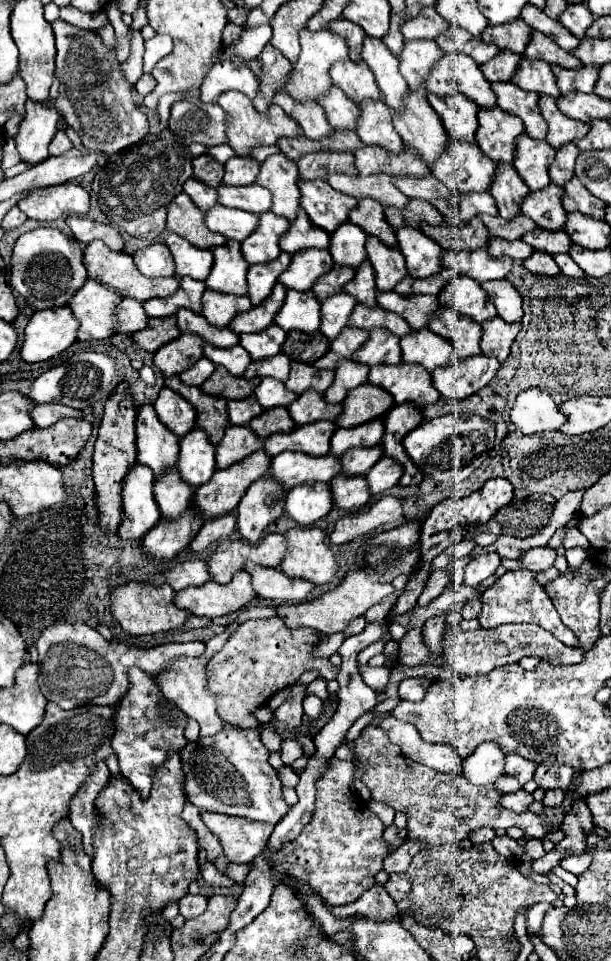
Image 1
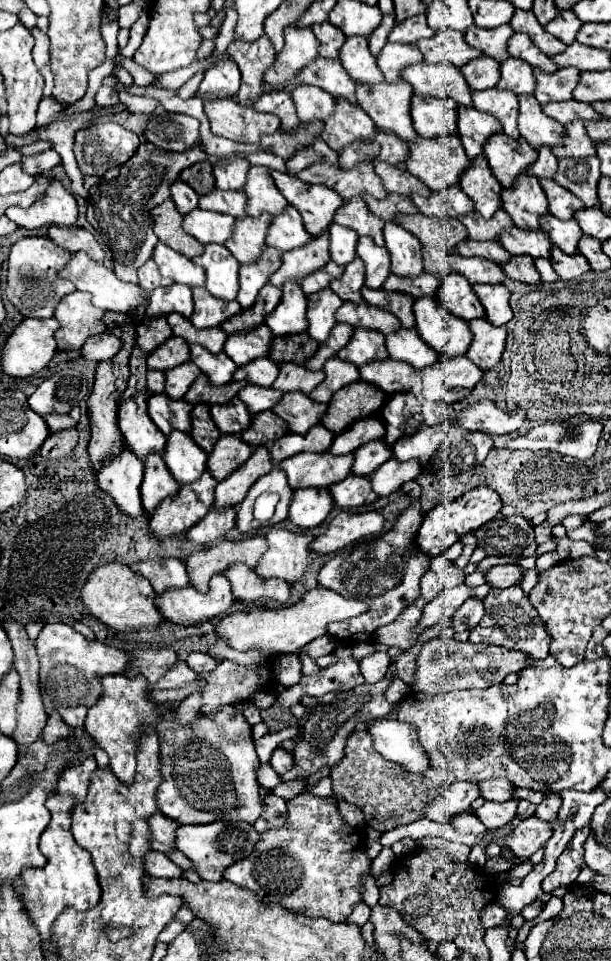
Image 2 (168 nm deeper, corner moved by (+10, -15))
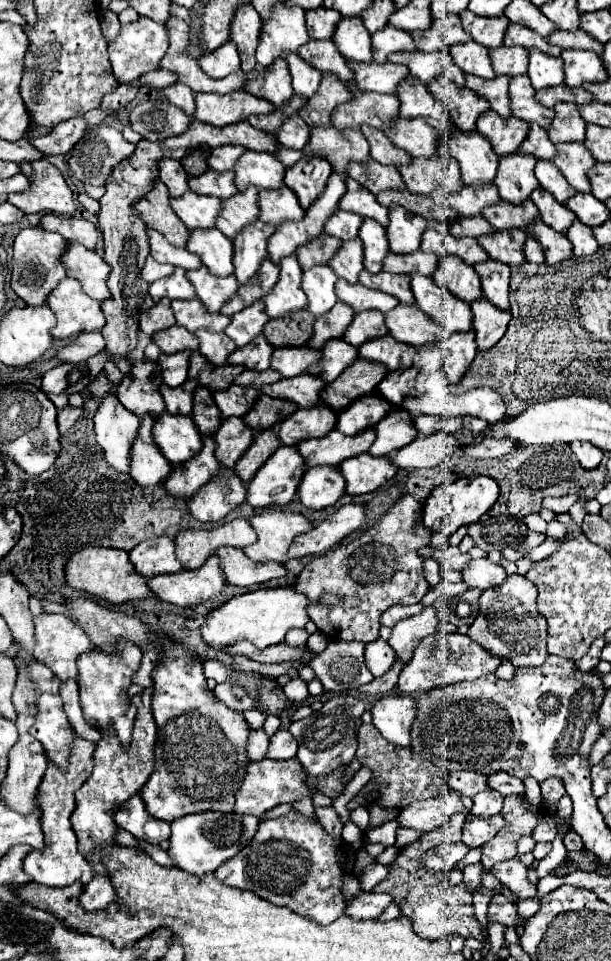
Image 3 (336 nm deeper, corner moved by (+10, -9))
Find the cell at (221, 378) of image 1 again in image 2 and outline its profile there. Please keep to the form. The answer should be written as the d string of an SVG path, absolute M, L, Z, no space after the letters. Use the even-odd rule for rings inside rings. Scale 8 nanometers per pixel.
M200 373L198 379L194 381L194 385L190 385L190 389L188 389L188 393L184 395L184 399L186 399L188 403L192 403L192 405L198 405L198 403L206 403L206 405L216 405L216 403L220 403L220 405L224 405L224 403L228 403L232 397L236 397L242 387L244 387L244 385L238 383L238 381L230 381L230 383L222 385L222 387L214 387L214 385L210 383L210 379L208 379L204 373Z

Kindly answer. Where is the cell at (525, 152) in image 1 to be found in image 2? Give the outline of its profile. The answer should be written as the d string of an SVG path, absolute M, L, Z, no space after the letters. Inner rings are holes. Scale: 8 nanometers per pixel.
M504 133L492 135L486 141L484 155L502 187L510 187L514 179L524 173L526 167L538 157L538 153L530 147L530 143L526 143L526 139L510 139Z

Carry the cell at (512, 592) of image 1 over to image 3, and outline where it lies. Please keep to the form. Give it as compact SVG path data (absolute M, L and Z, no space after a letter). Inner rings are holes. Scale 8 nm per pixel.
M508 575L508 579L482 593L480 597L480 615L468 629L468 637L490 649L490 653L498 653L506 657L514 667L534 667L542 665L548 657L546 651L546 619L538 613L536 607L538 589L524 575Z

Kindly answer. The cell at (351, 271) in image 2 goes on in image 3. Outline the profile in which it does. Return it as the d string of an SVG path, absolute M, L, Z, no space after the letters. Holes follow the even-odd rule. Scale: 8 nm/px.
M356 237L354 241L346 241L342 245L342 249L338 249L338 257L334 257L334 261L330 261L330 267L340 279L354 285L354 283L358 283L358 275L364 269L362 261L364 261L362 241Z

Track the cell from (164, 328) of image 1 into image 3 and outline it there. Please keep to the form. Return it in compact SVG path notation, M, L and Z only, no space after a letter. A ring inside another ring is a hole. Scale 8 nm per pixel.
M162 299L158 301L152 309L144 311L140 315L140 329L146 333L146 335L154 335L156 331L162 331L162 329L168 329L172 327L176 321L174 321L174 315L172 315L172 309L170 309L170 299Z

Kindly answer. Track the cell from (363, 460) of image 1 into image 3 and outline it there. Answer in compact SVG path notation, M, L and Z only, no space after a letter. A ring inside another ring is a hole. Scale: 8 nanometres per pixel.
M404 409L390 411L376 427L376 441L368 449L372 457L386 457L396 449L402 449L414 439L414 425L410 425L412 417Z

